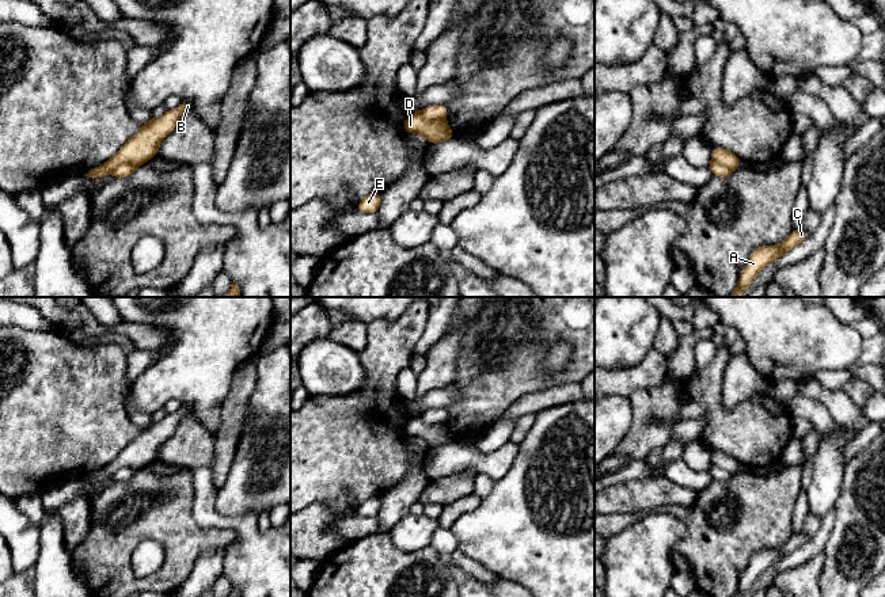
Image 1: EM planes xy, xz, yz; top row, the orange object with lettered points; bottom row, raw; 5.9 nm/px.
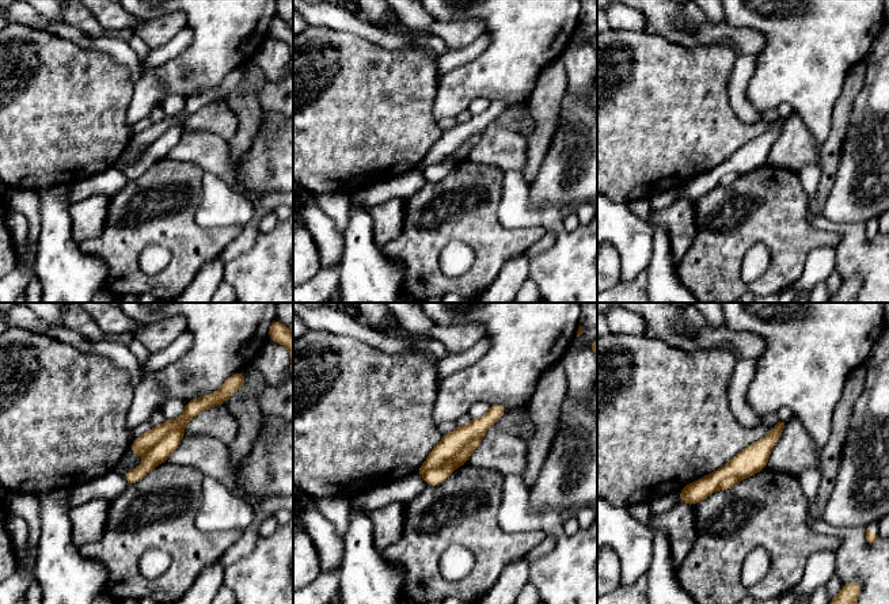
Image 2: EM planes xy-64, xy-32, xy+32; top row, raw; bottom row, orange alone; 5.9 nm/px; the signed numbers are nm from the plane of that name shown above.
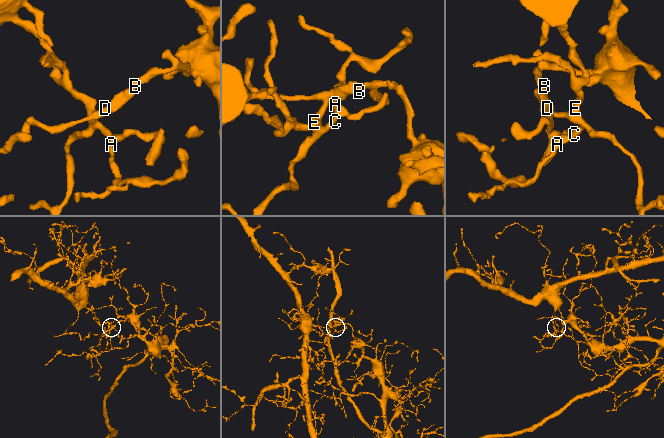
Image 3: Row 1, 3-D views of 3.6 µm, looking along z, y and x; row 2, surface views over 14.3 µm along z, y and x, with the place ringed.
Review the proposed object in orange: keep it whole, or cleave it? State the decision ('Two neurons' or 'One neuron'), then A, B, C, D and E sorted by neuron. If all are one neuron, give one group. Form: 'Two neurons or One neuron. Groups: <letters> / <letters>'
Two neurons. Groups: A C E / B D

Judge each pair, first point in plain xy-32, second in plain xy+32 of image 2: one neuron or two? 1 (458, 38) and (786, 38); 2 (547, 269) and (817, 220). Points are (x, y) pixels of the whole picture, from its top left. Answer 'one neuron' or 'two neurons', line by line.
1: two neurons
2: one neuron

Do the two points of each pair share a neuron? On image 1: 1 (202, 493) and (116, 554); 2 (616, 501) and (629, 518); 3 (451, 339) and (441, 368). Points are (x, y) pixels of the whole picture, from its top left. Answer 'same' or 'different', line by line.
1: different
2: different
3: same

